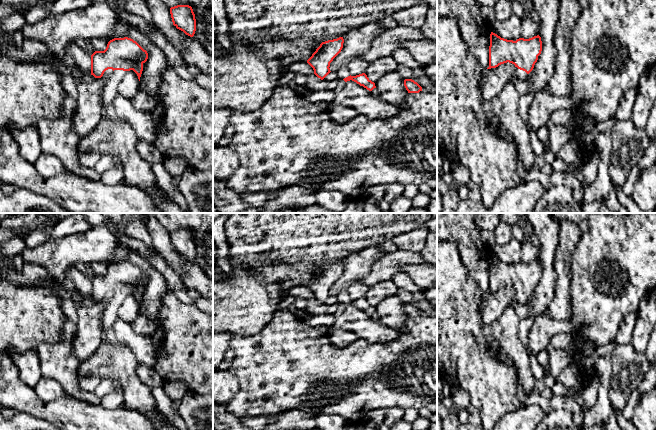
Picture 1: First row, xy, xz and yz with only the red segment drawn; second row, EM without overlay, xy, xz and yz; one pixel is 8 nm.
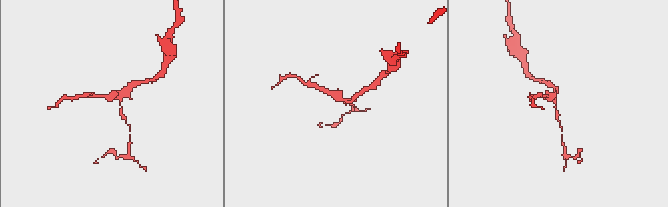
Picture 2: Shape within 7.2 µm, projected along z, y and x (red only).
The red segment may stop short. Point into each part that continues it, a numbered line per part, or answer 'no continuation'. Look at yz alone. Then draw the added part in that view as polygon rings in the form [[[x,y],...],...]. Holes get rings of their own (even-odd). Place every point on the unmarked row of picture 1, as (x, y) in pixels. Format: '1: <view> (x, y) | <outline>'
1: yz (518, 298) | [[[516,291],[515,293],[515,296],[513,298],[513,303],[514,304],[518,304],[518,303],[526,303],[528,301],[528,298],[523,295],[523,294],[520,294]]]

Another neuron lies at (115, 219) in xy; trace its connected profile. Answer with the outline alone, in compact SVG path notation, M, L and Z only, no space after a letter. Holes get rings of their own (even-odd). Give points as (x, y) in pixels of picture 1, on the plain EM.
M101 213L109 221L110 226L120 226L125 213Z

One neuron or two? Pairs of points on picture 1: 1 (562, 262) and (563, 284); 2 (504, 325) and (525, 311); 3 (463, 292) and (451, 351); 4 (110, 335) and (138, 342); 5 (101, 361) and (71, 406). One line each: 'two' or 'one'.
1: one
2: two
3: one
4: two
5: two

